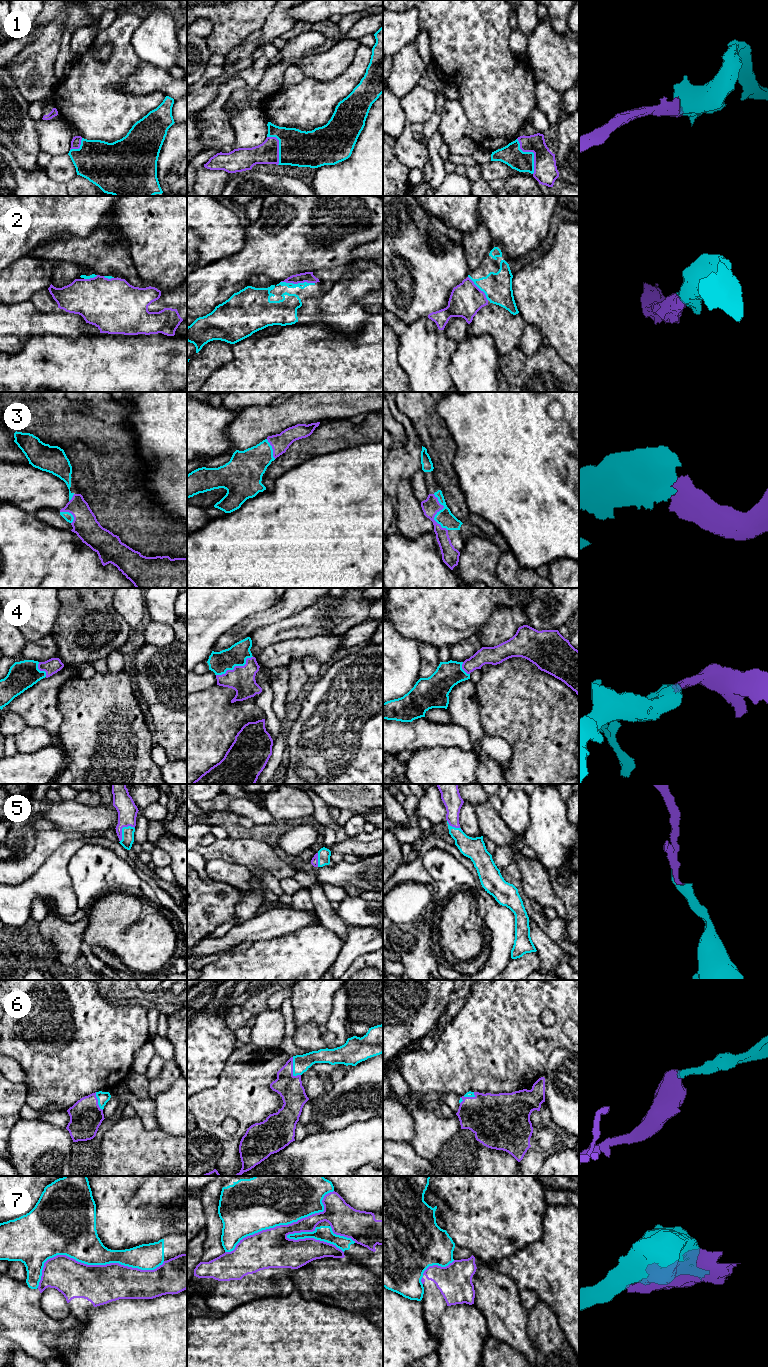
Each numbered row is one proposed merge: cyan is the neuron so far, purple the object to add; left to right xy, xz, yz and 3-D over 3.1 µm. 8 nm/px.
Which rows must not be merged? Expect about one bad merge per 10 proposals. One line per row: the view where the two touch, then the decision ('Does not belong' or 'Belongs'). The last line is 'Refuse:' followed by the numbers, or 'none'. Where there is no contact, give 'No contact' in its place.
1: Touches cyan in yz. Belongs
2: Touches cyan in xz. Belongs
3: Touches cyan in yz. Belongs
4: Touches cyan in xz. Belongs
5: Touches cyan in xy. Belongs
6: Touches cyan in xz. Belongs
7: Touches cyan in xy. Does not belong
Refuse: 7

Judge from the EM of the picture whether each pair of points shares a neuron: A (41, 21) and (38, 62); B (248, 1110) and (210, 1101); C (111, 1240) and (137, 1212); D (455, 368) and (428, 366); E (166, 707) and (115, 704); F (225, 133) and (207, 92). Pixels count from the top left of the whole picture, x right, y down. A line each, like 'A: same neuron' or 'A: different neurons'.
A: different neurons
B: same neuron
C: same neuron
D: different neurons
E: different neurons
F: different neurons

